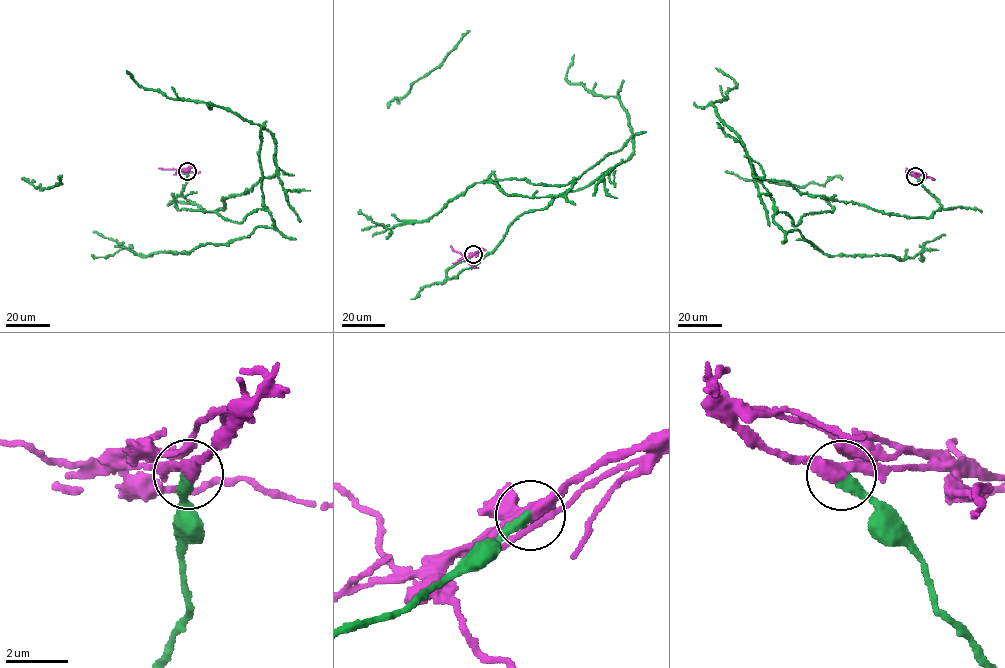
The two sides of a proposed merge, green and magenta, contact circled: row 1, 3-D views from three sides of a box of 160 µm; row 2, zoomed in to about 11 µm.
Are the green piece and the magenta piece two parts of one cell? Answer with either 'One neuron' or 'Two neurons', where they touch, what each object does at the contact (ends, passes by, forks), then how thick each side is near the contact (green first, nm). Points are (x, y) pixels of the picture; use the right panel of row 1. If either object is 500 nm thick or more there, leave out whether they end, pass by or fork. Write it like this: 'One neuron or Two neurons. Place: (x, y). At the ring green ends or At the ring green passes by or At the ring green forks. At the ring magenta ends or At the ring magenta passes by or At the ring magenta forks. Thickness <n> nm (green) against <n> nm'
Two neurons. Place: (915, 176). At the ring green ends. At the ring magenta passes by. Thickness 380 nm (green) against 360 nm

